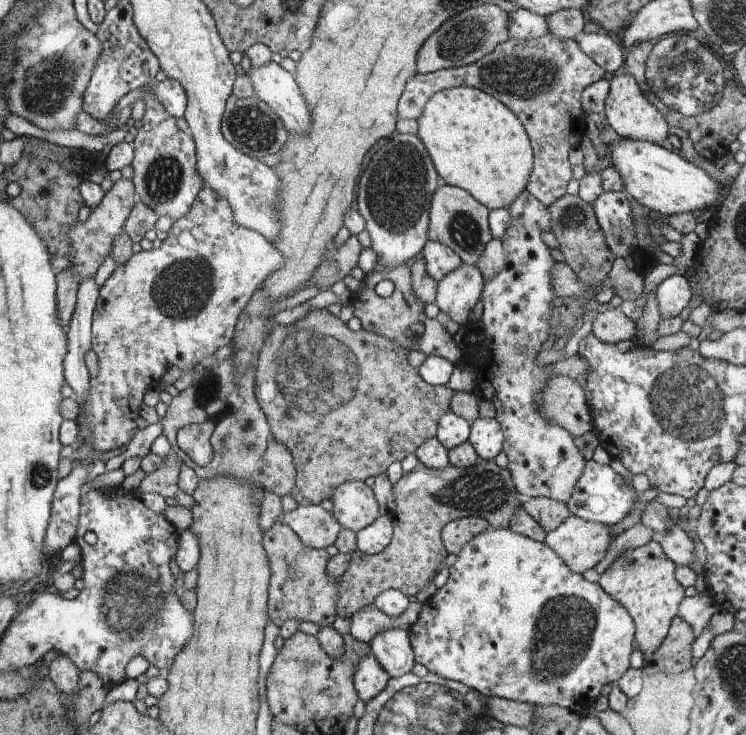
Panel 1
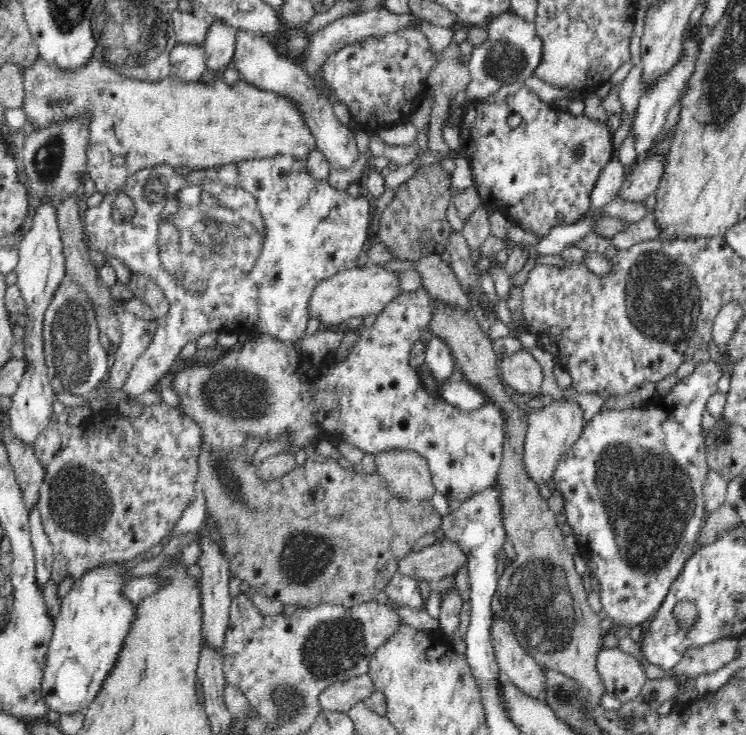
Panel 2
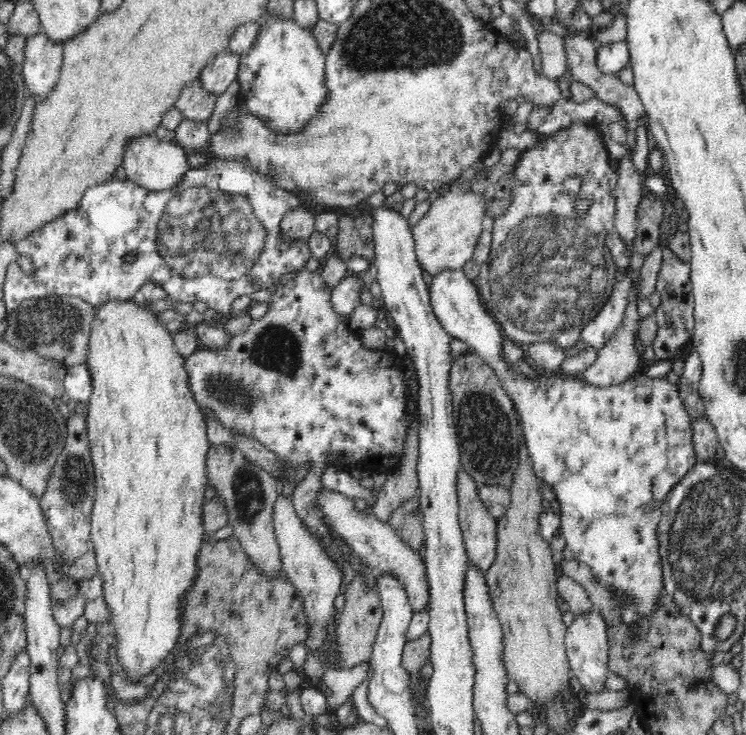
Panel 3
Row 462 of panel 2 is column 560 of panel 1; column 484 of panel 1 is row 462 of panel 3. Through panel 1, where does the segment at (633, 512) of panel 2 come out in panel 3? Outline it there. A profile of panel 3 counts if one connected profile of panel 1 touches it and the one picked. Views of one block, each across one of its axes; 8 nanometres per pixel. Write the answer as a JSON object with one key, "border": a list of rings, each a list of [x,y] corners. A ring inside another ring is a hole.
{"border":[[[462,269],[458,270],[440,270],[432,276],[431,287],[428,288],[430,295],[430,304],[434,315],[438,318],[441,326],[449,336],[459,338],[465,342],[470,348],[470,353],[480,355],[488,366],[491,366],[494,373],[498,376],[498,383],[503,385],[503,390],[506,390],[508,398],[515,406],[515,411],[523,430],[525,445],[528,449],[528,457],[532,460],[532,467],[535,470],[535,475],[543,482],[552,488],[552,492],[556,494],[556,498],[560,504],[560,520],[561,529],[566,541],[566,545],[574,554],[574,558],[580,562],[587,564],[595,574],[598,582],[602,582],[604,586],[615,587],[616,591],[623,591],[627,594],[626,600],[623,602],[623,610],[621,621],[627,625],[636,623],[638,619],[648,618],[648,614],[652,614],[652,608],[656,606],[657,599],[664,591],[662,578],[662,565],[659,553],[658,535],[656,534],[658,524],[663,515],[664,498],[672,490],[676,483],[688,474],[688,470],[696,465],[697,457],[692,442],[692,420],[689,417],[684,403],[679,395],[679,385],[674,385],[666,380],[666,378],[649,378],[642,371],[633,378],[625,380],[617,385],[608,385],[605,387],[596,387],[588,384],[586,381],[578,377],[570,378],[568,376],[555,376],[544,373],[539,378],[529,378],[518,370],[513,363],[504,361],[502,354],[502,344],[504,340],[504,332],[500,330],[495,320],[488,314],[485,309],[479,290],[473,281],[470,281]]]}

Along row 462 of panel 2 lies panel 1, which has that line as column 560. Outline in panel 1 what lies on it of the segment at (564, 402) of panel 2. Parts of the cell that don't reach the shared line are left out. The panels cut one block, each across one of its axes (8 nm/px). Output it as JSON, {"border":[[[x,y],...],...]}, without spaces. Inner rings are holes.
{"border":[[[570,514],[555,531],[547,531],[544,543],[555,550],[571,572],[584,573],[606,556],[613,540],[610,531],[608,526]]]}

